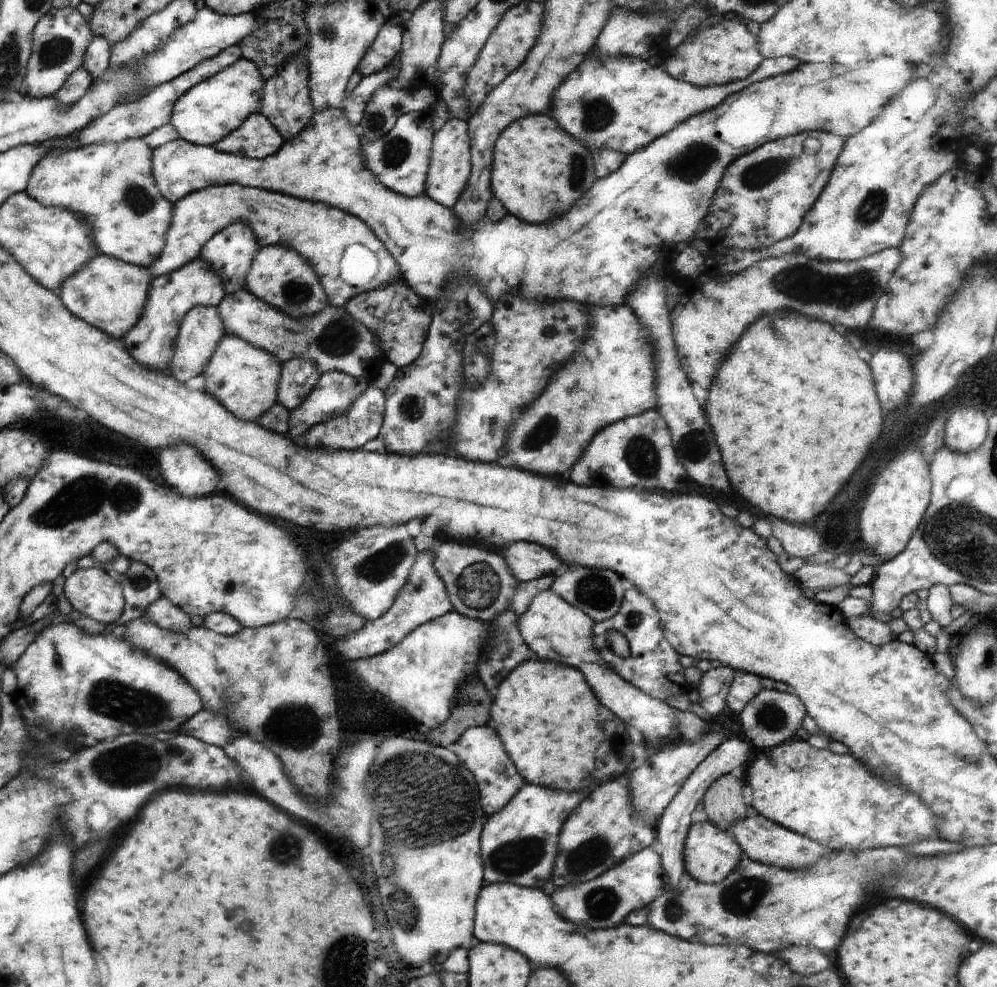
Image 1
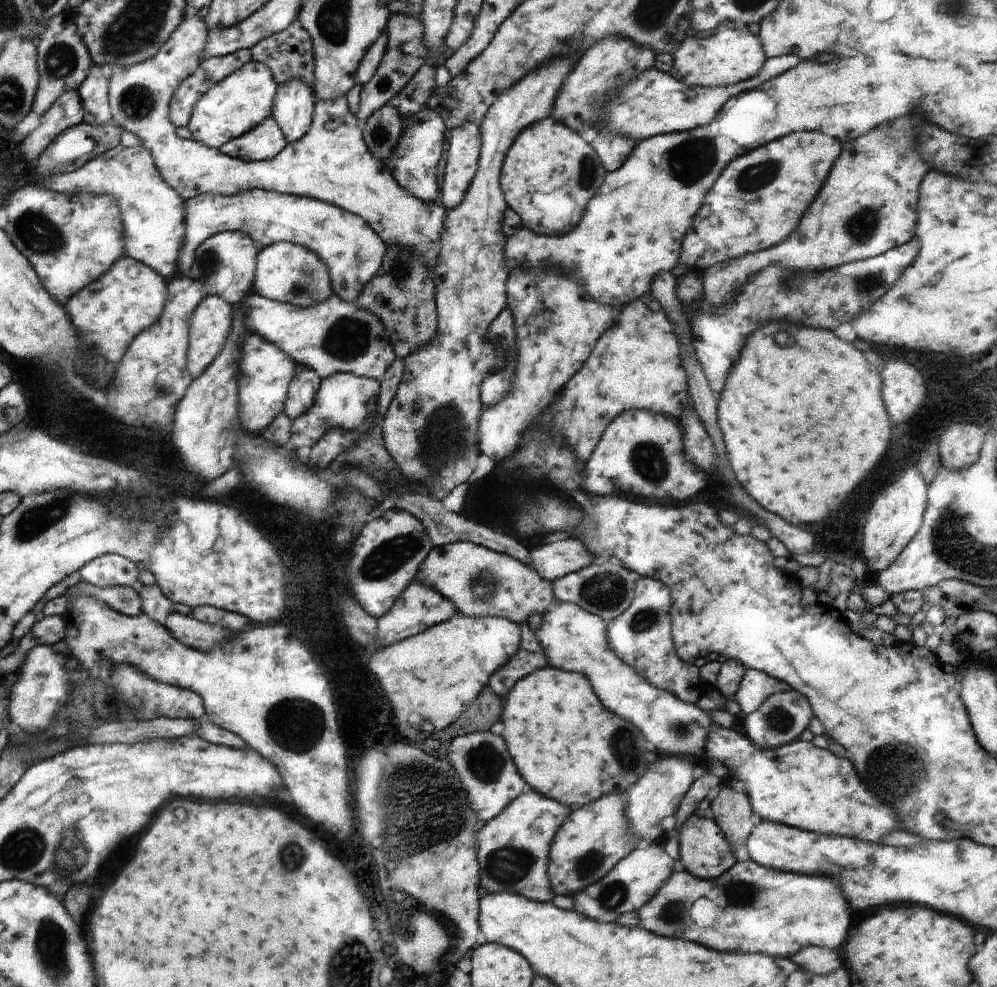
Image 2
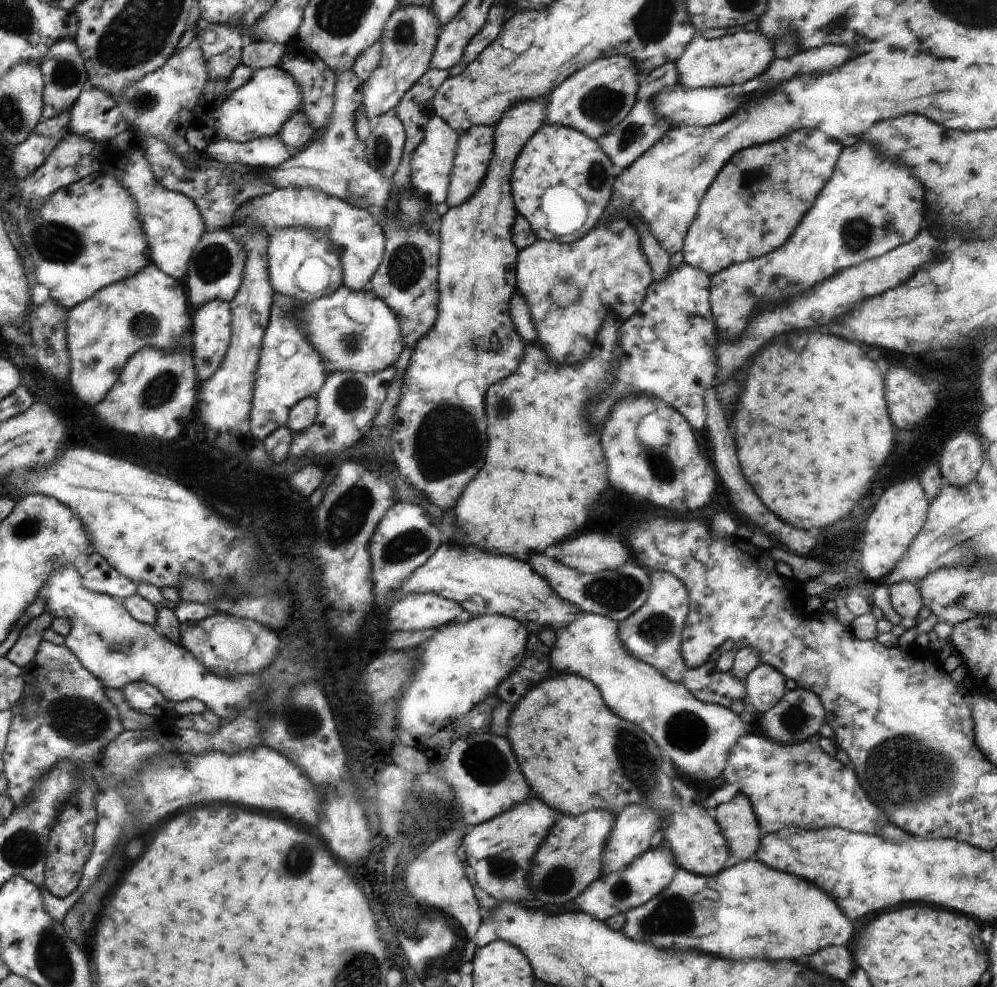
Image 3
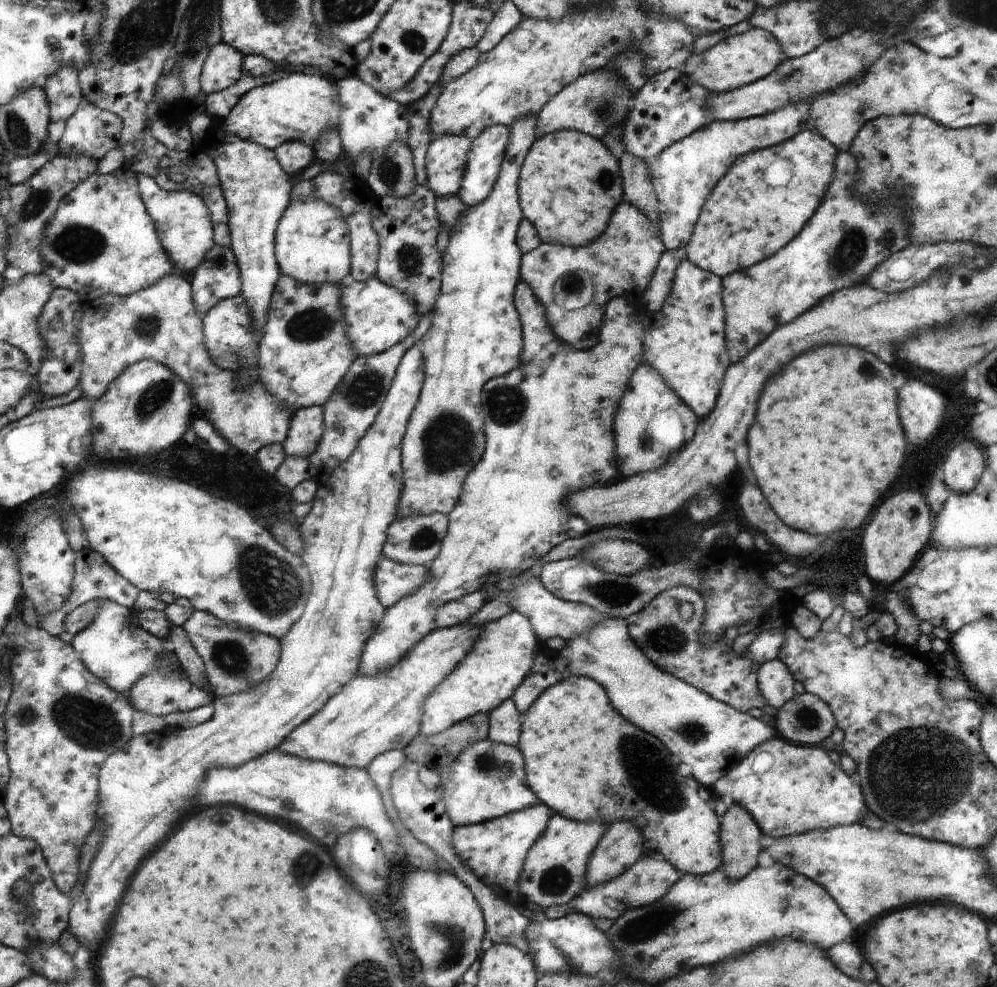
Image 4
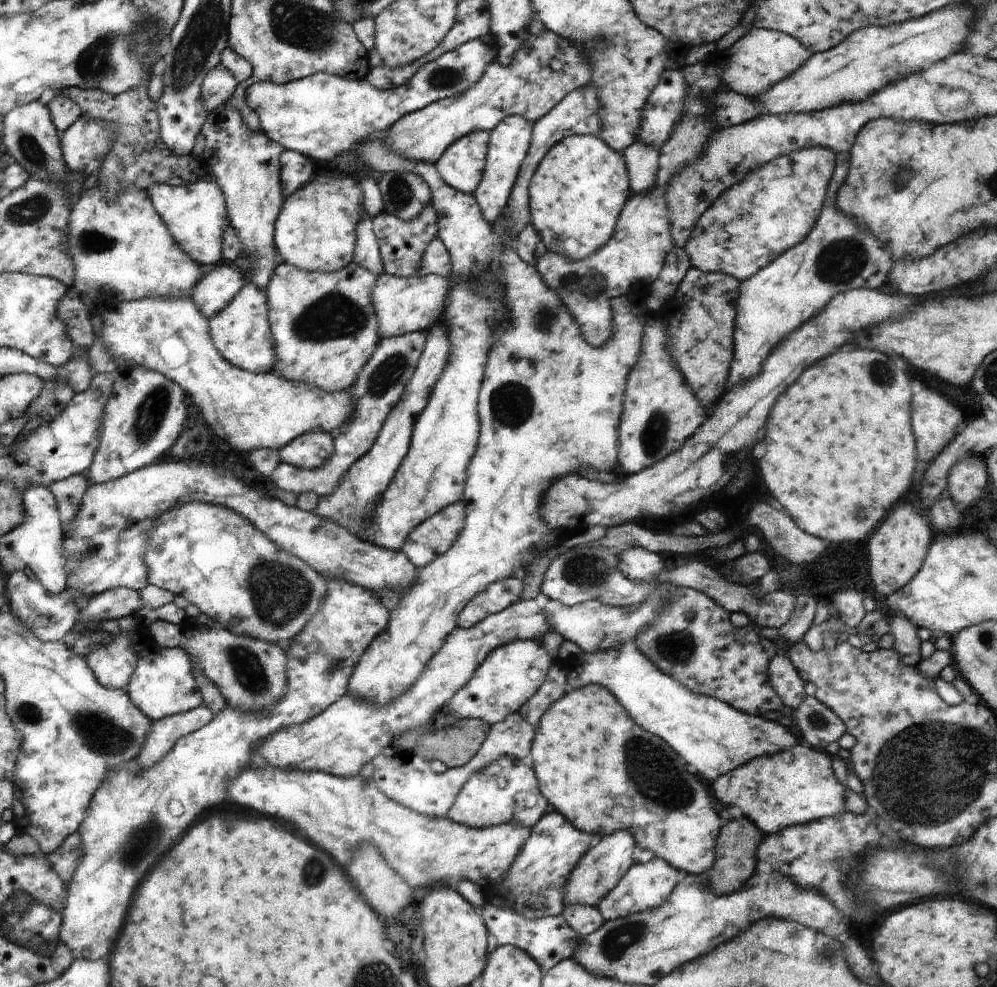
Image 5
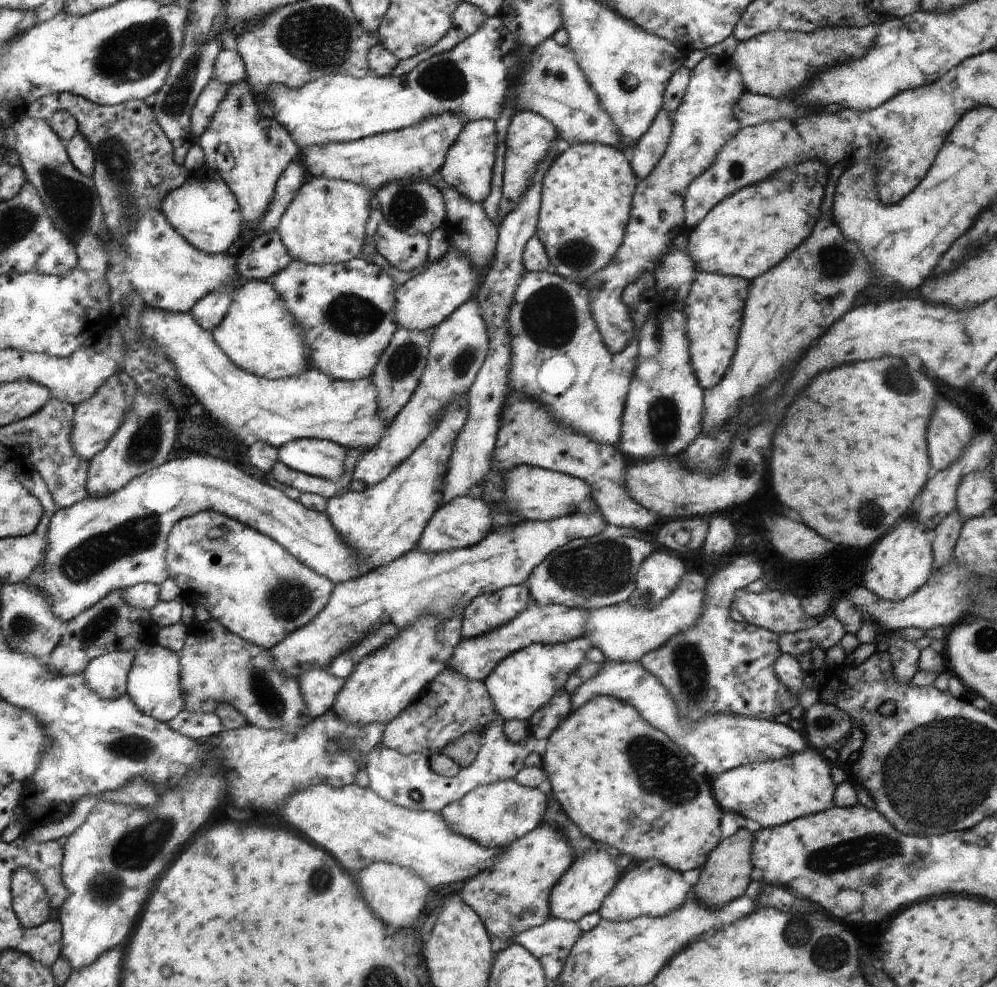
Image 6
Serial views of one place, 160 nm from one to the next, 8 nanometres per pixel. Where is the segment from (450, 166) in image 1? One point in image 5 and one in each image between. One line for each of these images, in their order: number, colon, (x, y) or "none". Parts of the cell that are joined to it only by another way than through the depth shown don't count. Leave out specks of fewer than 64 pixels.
2: (461, 163)
3: (476, 146)
4: (488, 150)
5: (510, 143)

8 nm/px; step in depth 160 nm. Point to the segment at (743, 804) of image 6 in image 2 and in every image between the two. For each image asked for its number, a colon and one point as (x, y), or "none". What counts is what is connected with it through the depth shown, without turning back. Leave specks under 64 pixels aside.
2: (797, 784)
3: (798, 784)
4: (800, 790)
5: (797, 785)

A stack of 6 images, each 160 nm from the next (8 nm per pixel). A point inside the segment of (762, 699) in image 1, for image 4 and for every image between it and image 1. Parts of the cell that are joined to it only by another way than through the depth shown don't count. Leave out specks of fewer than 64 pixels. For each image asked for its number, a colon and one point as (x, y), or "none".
2: (782, 717)
3: (799, 714)
4: (805, 719)

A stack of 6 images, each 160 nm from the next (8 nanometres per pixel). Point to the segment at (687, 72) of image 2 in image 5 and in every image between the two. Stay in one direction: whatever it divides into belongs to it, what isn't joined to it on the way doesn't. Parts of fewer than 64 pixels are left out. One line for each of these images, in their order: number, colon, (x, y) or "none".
3: (734, 59)
4: (736, 61)
5: (762, 57)

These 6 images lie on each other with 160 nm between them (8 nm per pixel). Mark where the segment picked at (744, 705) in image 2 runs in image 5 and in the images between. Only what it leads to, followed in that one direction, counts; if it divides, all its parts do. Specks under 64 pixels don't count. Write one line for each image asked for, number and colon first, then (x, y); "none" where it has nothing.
3: (765, 685)
4: (776, 683)
5: (784, 678)

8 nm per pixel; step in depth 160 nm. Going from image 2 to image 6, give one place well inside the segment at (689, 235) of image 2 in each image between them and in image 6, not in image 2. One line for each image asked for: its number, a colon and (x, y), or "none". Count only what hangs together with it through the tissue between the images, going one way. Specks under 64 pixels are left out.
3: (752, 207)
4: (749, 216)
5: (774, 207)
6: (748, 233)

